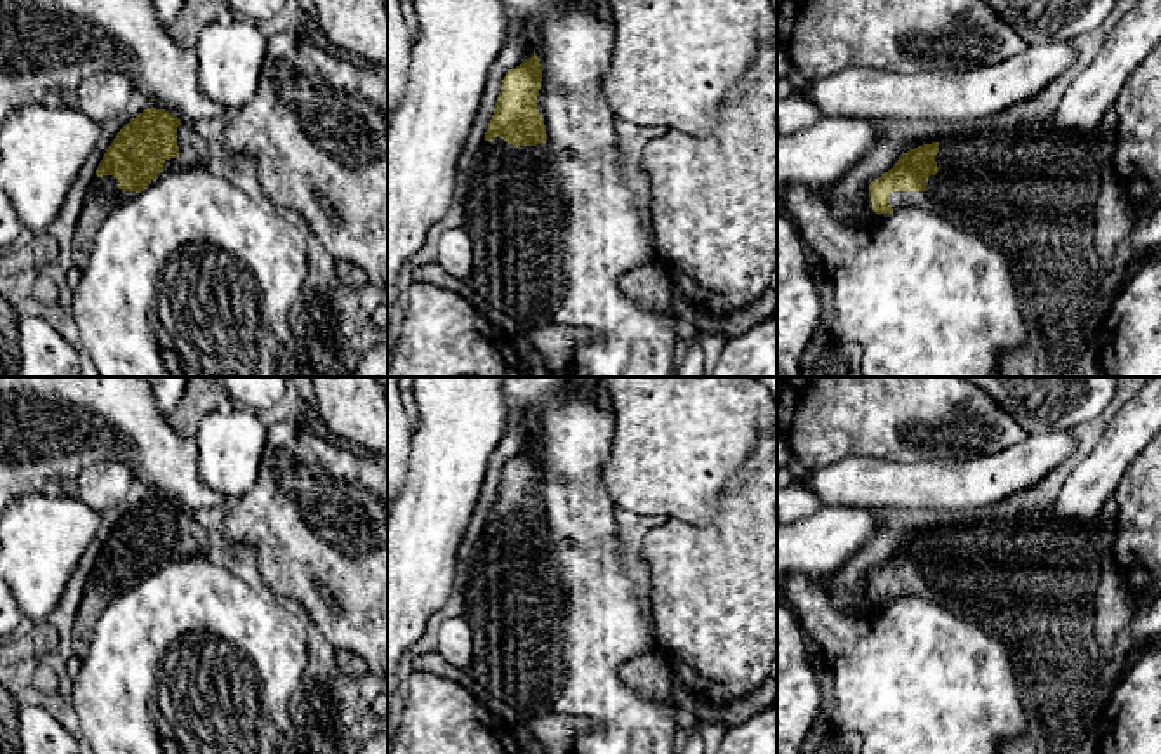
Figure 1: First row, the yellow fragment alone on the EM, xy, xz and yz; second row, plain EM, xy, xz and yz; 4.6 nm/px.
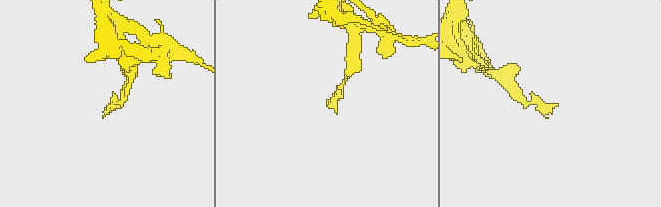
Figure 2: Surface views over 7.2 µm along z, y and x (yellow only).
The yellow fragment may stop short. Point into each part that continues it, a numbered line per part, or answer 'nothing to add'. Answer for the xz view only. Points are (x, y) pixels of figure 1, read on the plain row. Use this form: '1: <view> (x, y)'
1: xz (515, 608)

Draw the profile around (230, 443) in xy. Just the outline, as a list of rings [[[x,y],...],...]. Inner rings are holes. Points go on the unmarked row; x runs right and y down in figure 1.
[[[231,405],[202,419],[195,434],[198,474],[224,499],[242,499],[252,490],[268,441],[268,427],[254,408]]]

